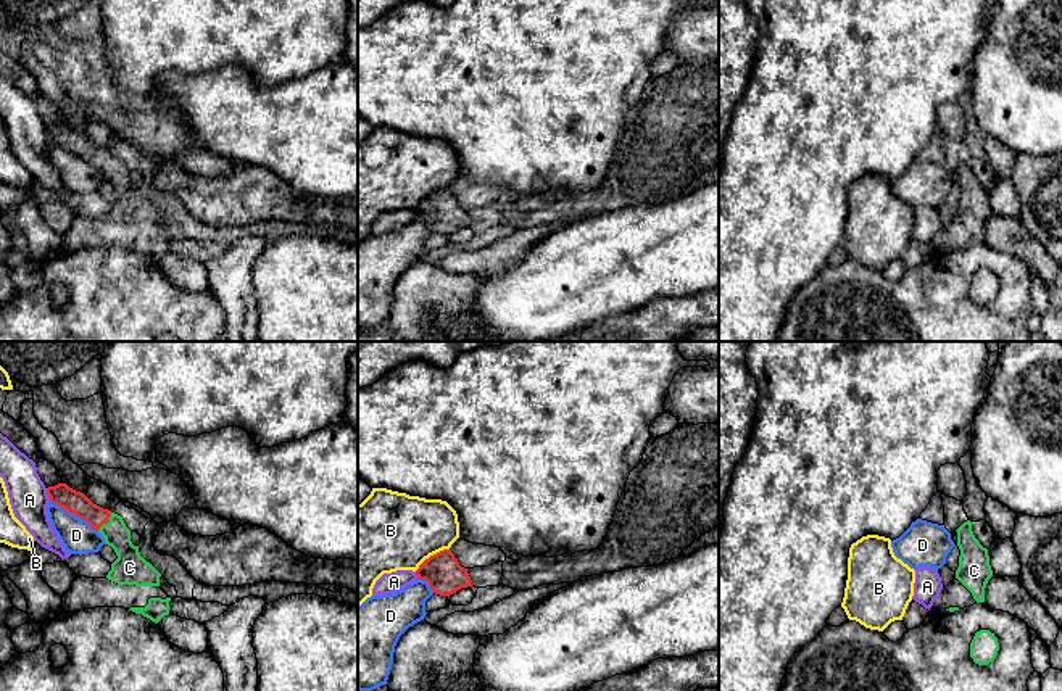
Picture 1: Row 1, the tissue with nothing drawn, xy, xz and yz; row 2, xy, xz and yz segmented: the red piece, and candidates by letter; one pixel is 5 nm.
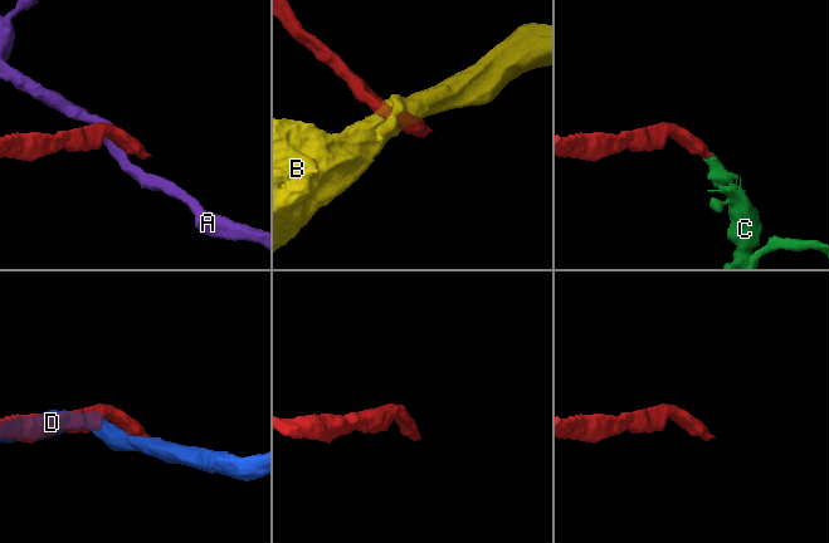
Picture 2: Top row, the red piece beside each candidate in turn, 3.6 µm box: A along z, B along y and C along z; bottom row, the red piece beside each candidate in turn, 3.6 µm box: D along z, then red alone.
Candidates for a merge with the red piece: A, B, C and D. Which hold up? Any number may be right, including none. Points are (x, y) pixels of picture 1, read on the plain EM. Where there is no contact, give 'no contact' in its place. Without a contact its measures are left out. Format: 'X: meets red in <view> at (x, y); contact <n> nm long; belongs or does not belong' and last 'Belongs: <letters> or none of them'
A: meets red in xy at (47, 132); contact 80 nm long; does not belong
B: meets red in xz at (431, 195); contact 200 nm long; does not belong
C: meets red in xy at (107, 161); contact 120 nm long; belongs
D: meets red in xy at (74, 153); contact 280 nm long; does not belong
Belongs: C

